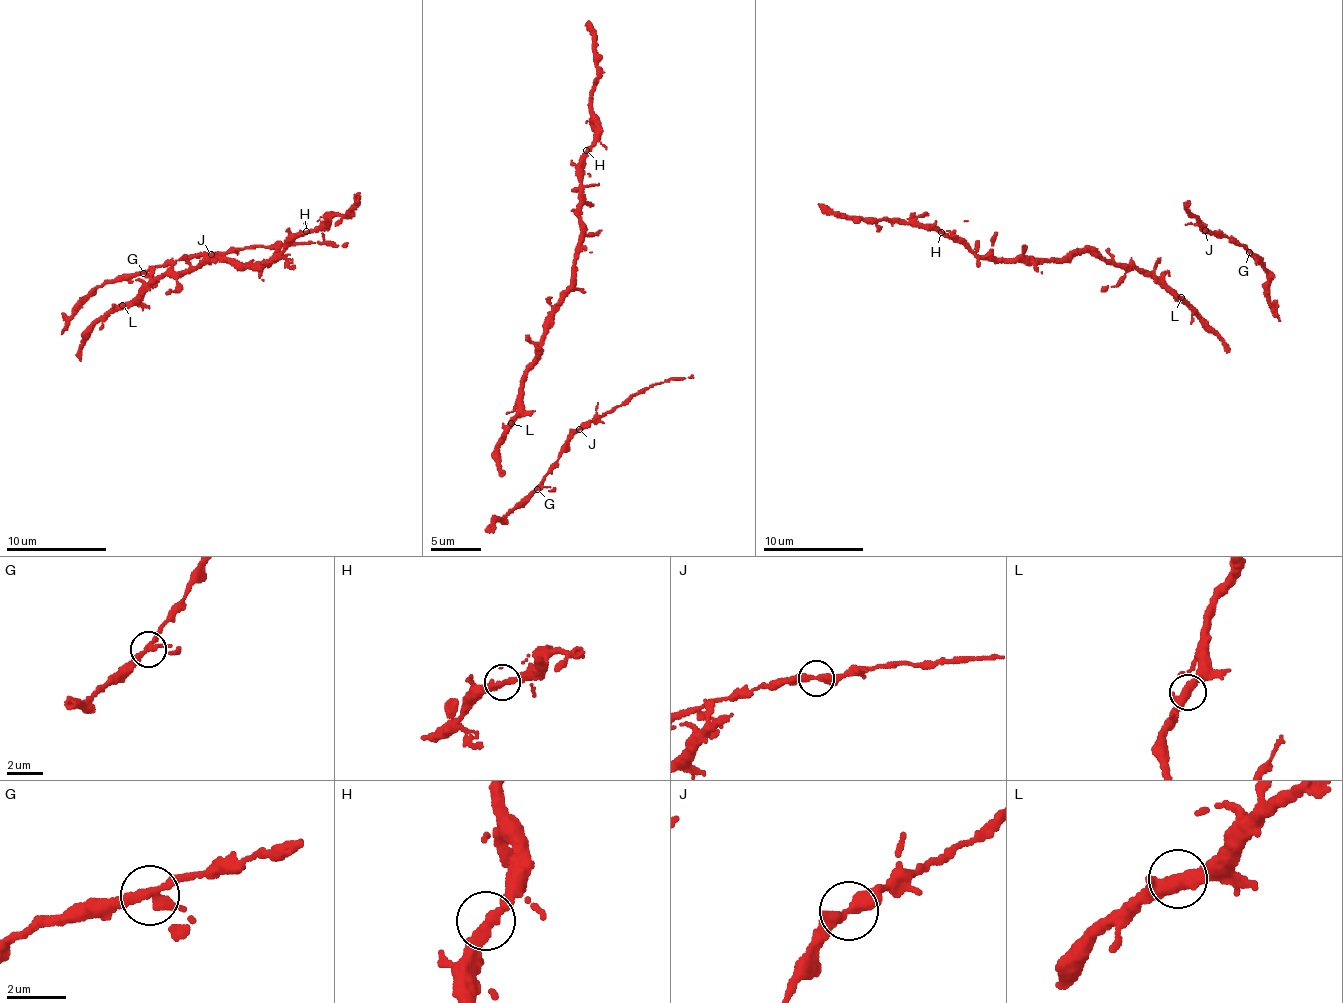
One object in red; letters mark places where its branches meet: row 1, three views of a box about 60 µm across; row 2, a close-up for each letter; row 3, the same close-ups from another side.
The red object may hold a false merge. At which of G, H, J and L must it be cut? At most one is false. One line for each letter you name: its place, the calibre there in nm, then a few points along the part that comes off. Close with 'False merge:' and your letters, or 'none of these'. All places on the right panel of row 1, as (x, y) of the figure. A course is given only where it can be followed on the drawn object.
False merge: none of these

